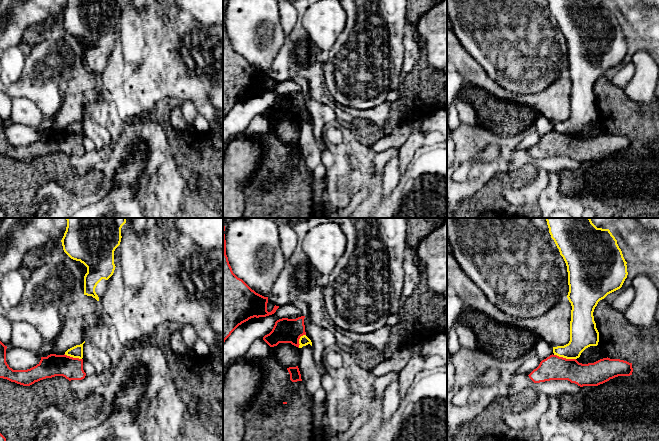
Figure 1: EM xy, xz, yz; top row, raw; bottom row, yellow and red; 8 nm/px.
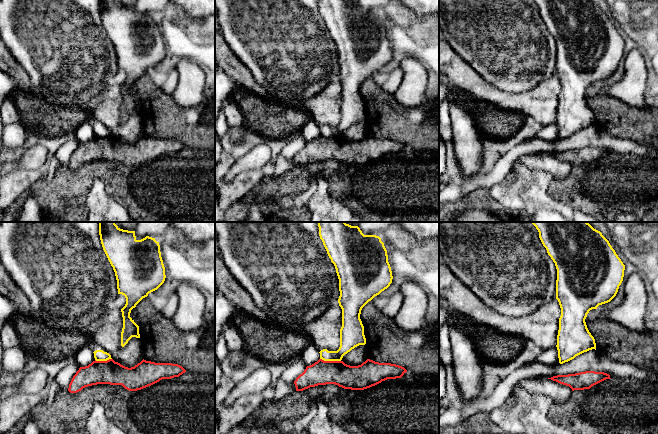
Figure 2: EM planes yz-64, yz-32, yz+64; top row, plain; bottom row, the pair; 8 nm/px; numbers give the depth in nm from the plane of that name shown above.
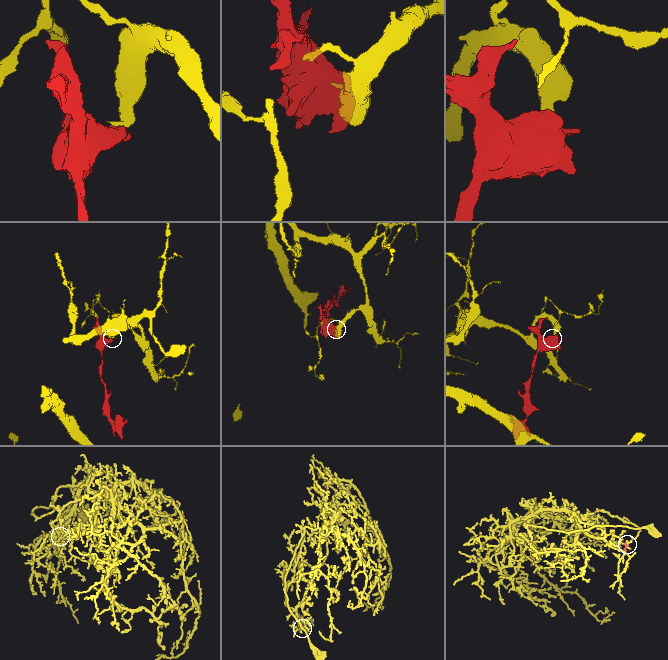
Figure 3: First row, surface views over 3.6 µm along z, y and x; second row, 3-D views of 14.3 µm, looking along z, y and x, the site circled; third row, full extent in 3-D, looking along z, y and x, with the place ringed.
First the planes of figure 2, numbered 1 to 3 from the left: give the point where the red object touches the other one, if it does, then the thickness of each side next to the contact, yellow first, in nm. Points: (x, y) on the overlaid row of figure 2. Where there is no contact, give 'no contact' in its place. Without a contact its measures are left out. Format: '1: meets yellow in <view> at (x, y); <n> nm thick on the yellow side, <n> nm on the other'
1: meets yellow in yz-64 at (103, 360); 90 nm thick on the yellow side, 190 nm on the other
2: meets yellow in yz-32 at (330, 360); 180 nm thick on the yellow side, 190 nm on the other
3: no contact

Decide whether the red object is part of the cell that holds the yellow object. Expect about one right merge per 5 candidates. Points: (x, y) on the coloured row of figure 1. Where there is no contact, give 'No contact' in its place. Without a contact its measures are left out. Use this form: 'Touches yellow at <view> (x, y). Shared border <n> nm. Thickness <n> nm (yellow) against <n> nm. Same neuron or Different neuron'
Touches yellow at yz (565, 357). Shared border 180 nm. Thickness 220 nm (yellow) against 190 nm. Different neuron

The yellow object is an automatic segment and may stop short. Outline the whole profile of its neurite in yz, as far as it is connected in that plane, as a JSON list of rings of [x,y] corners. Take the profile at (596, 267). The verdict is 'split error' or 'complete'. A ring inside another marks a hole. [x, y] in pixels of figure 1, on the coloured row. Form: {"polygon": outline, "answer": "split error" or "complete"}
{"polygon": [[[545,218],[551,238],[563,257],[568,272],[571,303],[570,341],[564,346],[553,347],[554,355],[577,359],[590,346],[597,346],[599,332],[593,312],[598,302],[620,289],[627,278],[627,262],[609,229],[597,228],[590,218]]], "answer": "complete"}

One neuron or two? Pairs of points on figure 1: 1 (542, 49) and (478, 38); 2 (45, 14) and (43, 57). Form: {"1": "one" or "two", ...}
{"1": "one", "2": "two"}

